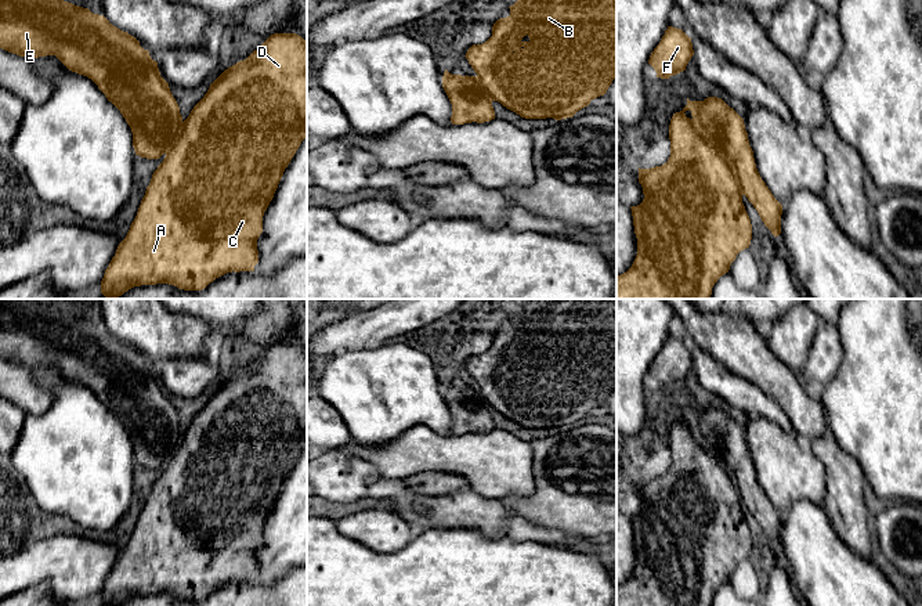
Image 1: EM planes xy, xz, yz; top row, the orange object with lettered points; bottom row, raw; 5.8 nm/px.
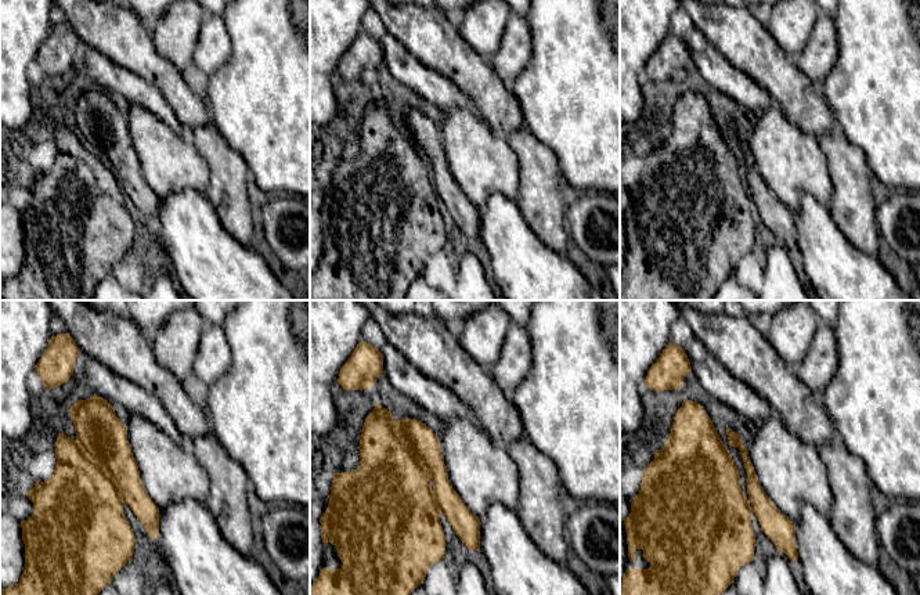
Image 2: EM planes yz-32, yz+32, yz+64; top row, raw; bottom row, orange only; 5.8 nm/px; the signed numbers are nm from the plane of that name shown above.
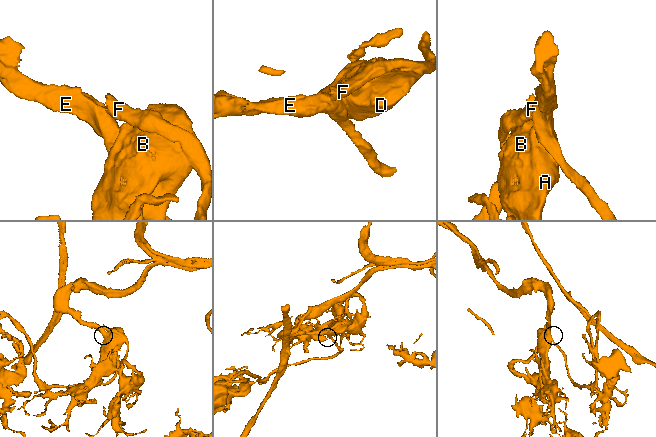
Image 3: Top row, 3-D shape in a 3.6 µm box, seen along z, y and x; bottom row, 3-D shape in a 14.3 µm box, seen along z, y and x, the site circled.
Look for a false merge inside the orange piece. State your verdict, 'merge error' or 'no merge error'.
no merge error

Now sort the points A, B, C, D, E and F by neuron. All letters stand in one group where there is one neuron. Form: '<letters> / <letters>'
A B C D E F

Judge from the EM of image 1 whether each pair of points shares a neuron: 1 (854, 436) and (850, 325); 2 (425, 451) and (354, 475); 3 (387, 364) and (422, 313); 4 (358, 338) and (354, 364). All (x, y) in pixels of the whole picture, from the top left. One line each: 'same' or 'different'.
1: same
2: different
3: different
4: different

